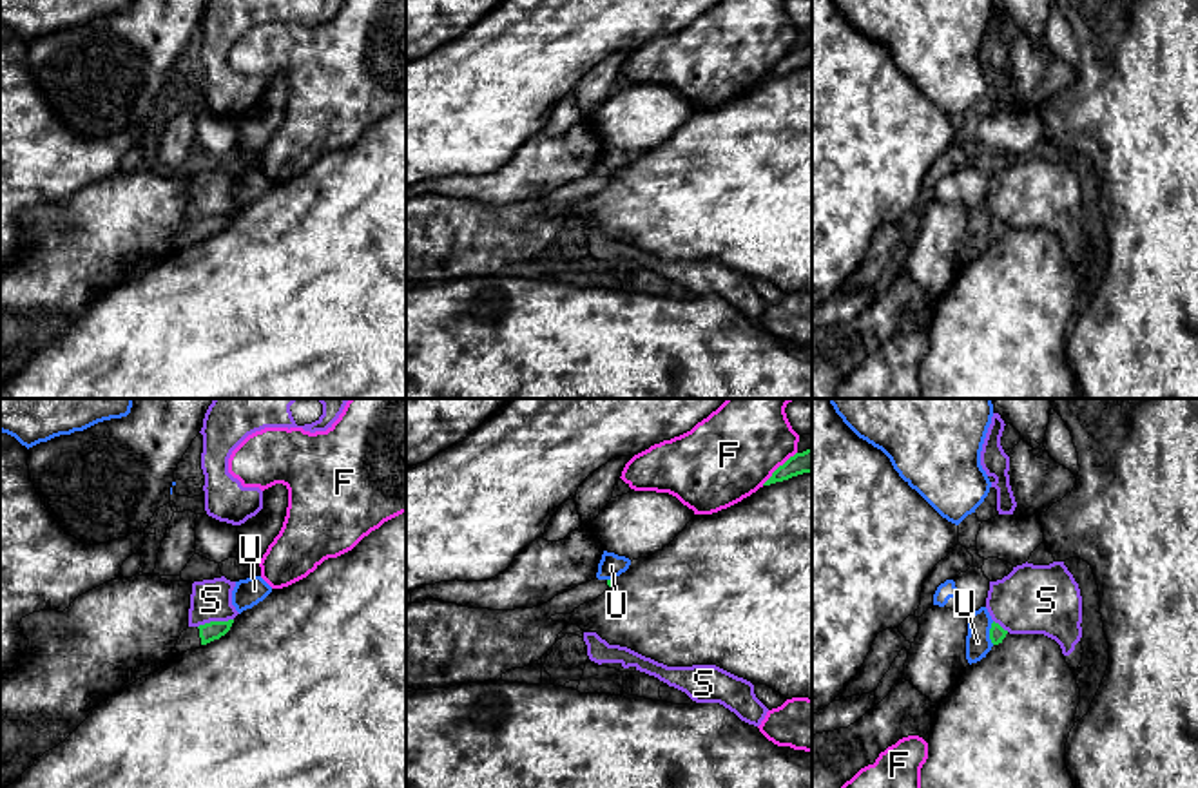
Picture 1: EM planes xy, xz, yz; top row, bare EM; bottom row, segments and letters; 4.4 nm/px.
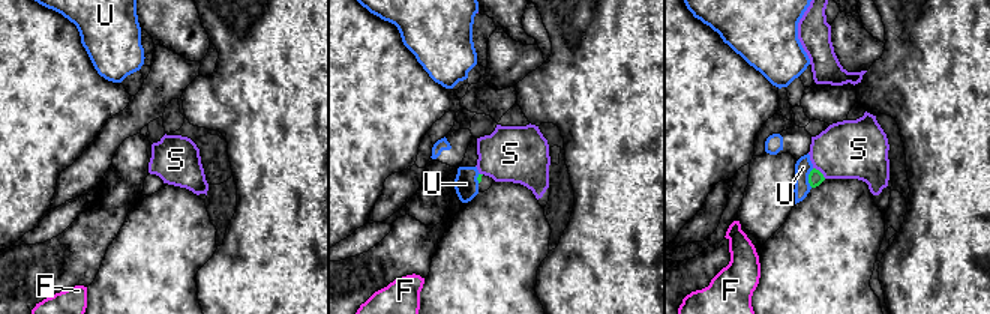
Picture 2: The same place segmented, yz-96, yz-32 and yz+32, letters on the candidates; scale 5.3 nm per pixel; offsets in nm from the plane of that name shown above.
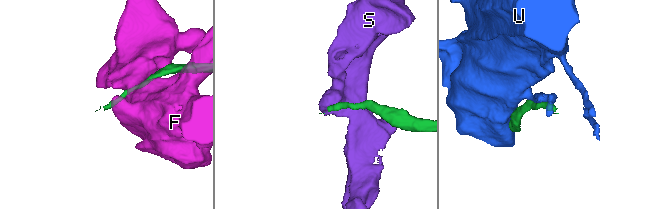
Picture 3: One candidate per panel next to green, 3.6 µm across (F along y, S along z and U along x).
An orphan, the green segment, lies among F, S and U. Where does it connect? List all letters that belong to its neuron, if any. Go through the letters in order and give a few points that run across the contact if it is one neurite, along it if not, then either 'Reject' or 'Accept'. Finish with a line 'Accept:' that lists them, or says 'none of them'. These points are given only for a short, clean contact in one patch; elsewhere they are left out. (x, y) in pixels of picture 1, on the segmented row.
F: Reject
S: Line: xy (232, 618), (205, 622), (198, 627). Reject
U: Reject
Accept: none of them

